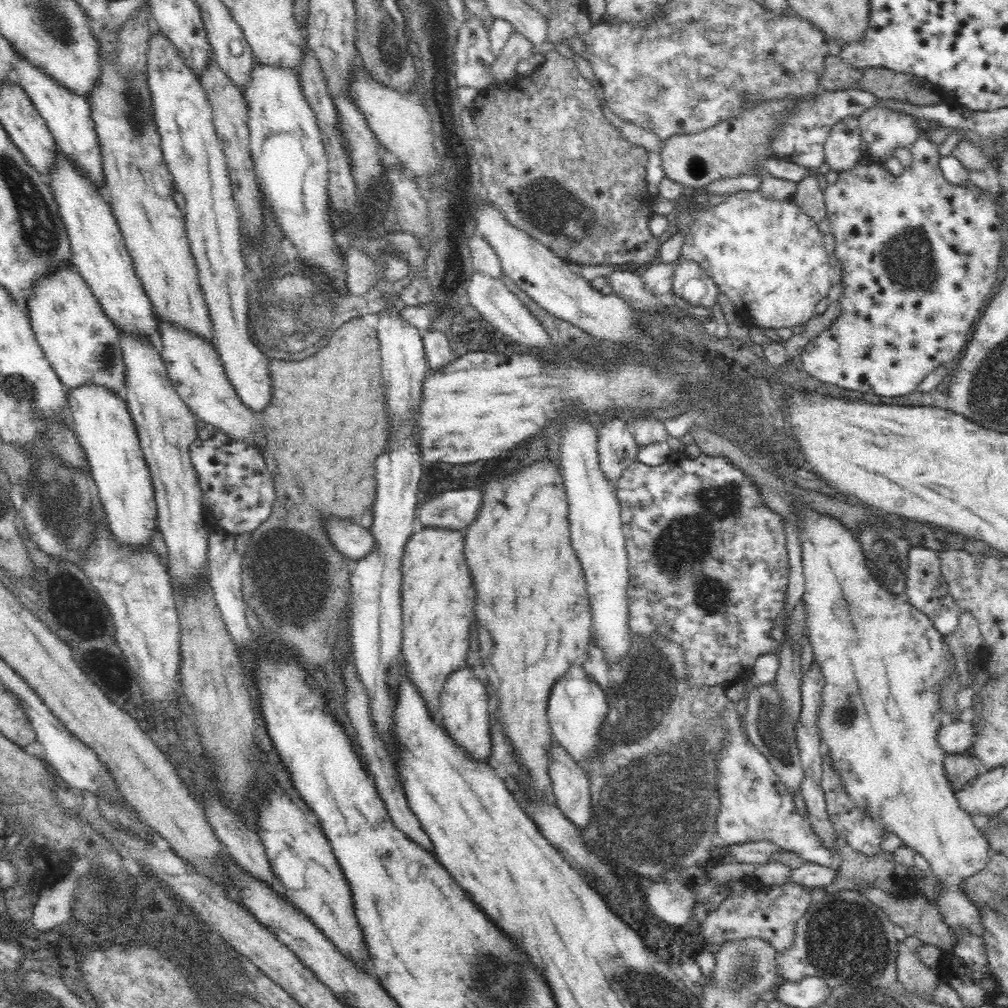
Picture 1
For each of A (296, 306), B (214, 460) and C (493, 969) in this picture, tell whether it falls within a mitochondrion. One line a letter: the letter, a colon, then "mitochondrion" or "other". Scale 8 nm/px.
A: mitochondrion
B: other
C: mitochondrion

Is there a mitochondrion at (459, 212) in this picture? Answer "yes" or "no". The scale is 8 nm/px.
yes

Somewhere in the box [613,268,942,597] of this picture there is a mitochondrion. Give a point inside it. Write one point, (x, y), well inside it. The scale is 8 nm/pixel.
(883, 552)

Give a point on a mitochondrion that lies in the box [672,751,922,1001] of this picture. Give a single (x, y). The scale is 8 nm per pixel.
(845, 938)

